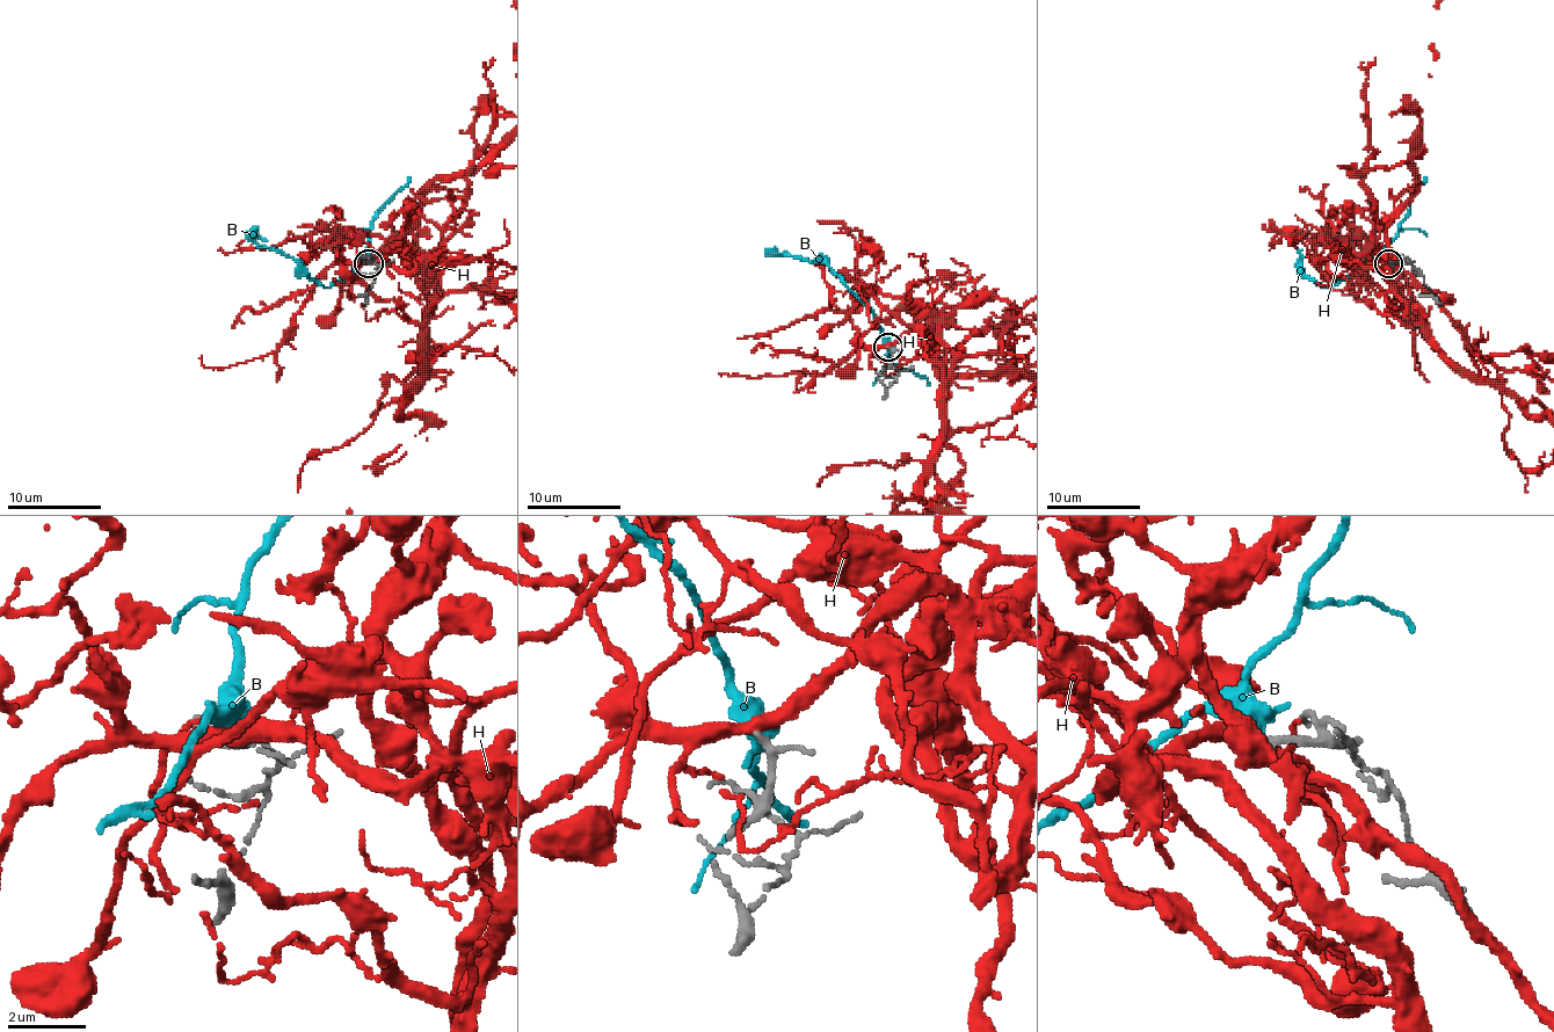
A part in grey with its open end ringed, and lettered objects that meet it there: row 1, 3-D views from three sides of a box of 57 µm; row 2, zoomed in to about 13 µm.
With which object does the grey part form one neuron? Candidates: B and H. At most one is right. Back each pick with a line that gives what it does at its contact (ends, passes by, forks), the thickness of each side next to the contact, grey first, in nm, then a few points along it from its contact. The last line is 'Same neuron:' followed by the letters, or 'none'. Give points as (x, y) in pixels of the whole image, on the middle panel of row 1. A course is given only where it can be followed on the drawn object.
Same neuron: none

